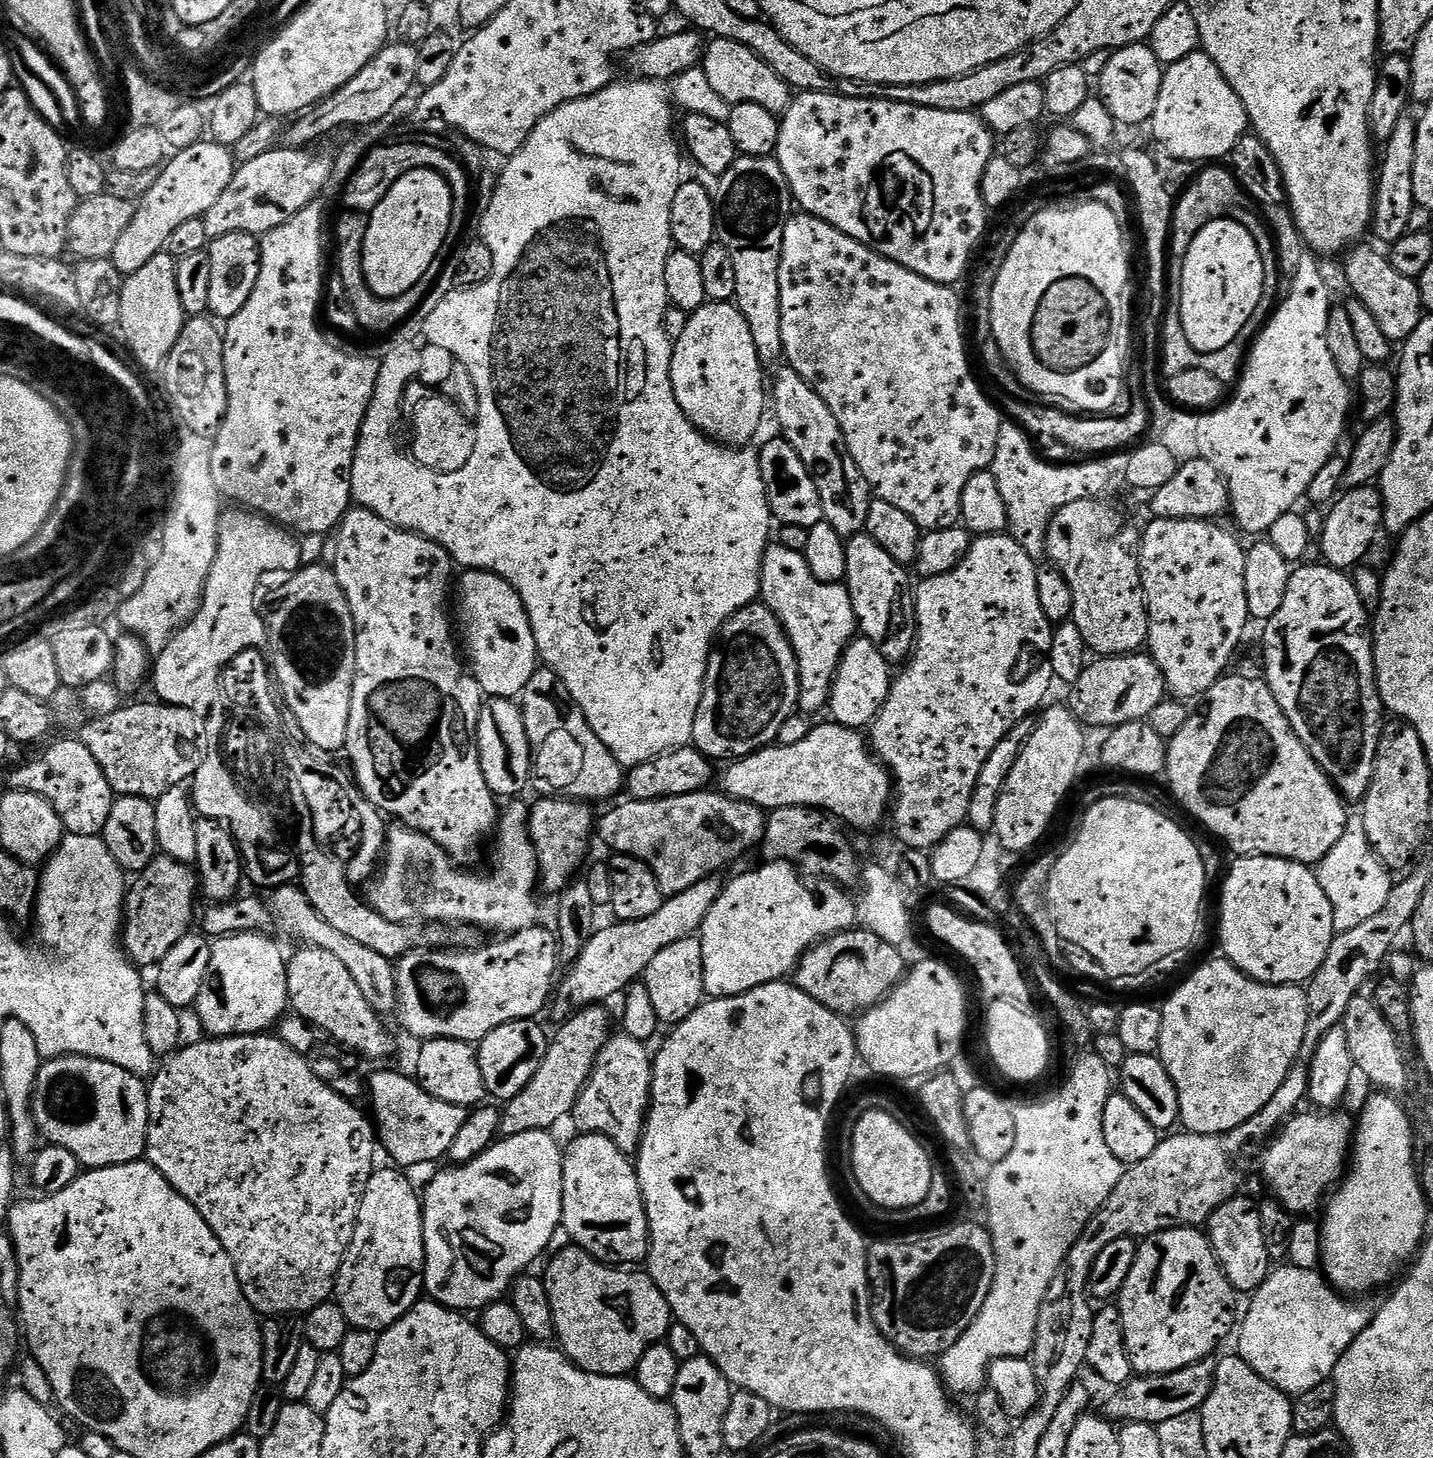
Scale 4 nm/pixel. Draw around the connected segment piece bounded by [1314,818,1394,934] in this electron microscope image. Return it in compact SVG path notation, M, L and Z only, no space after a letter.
M1360 818L1349 819L1348 828L1342 838L1338 838L1334 850L1330 850L1330 854L1315 865L1314 871L1322 890L1326 890L1326 898L1330 898L1330 906L1334 910L1334 930L1338 934L1354 930L1354 926L1374 918L1374 914L1386 906L1386 898L1390 898L1394 883L1393 873L1370 846L1364 821Z

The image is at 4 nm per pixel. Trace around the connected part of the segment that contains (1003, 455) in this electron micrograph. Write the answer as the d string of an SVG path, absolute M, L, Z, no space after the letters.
M1001 423L998 450L990 471L998 482L1002 502L1006 502L1007 535L1013 536L1018 546L1022 546L1022 550L1026 550L1033 558L1040 558L1048 547L1048 527L1054 514L1058 514L1062 506L1070 506L1070 502L1103 497L1112 479L1126 470L1128 456L1112 454L1107 458L1092 458L1084 462L1088 464L1051 464L1032 449L1031 443L1033 441L1027 431L1019 424Z

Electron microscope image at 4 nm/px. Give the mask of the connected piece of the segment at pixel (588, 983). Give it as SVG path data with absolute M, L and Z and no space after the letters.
M709 878L690 886L690 890L682 890L682 894L667 897L658 914L650 914L650 918L612 922L609 928L597 927L586 942L581 956L567 969L568 977L559 981L554 1008L556 1004L560 1018L567 1018L581 1008L608 1002L604 1000L611 996L619 997L643 977L650 962L654 962L654 957L658 955L658 950L666 950L666 946L671 946L674 942L695 937L704 925L710 906L714 906L720 897L722 884L718 881L719 879Z

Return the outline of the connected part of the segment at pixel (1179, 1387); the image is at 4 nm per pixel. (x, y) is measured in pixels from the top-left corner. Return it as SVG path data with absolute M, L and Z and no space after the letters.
M1212 1358L1171 1371L1170 1374L1136 1376L1118 1390L1116 1396L1102 1407L1102 1412L1112 1422L1138 1421L1160 1425L1175 1416L1199 1411L1213 1388L1215 1376L1216 1360Z

